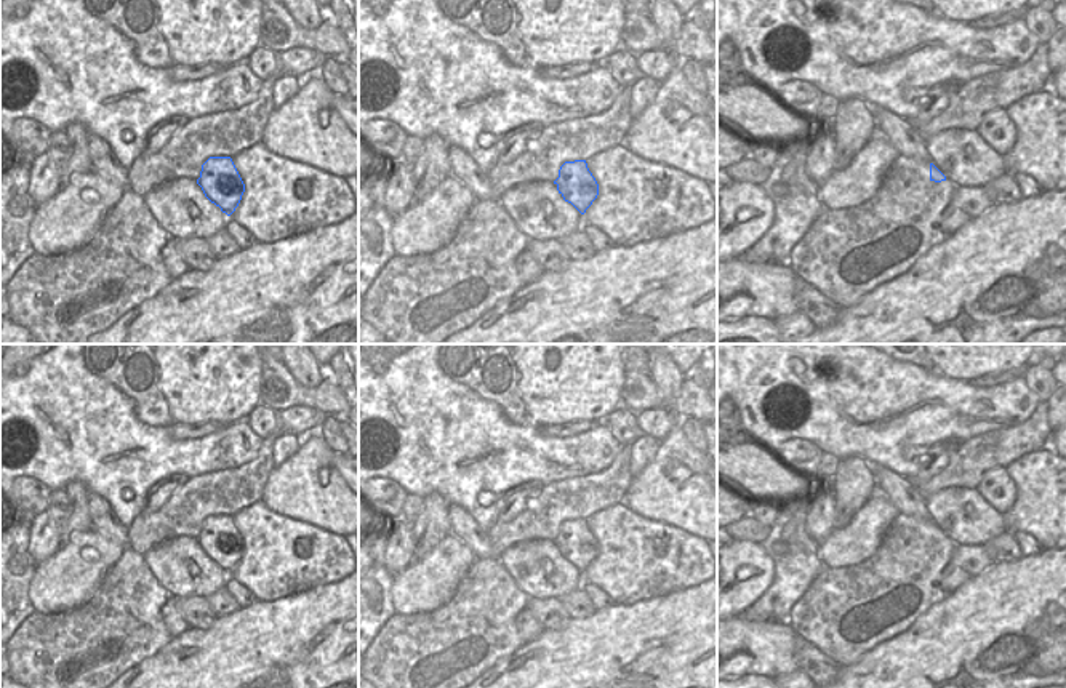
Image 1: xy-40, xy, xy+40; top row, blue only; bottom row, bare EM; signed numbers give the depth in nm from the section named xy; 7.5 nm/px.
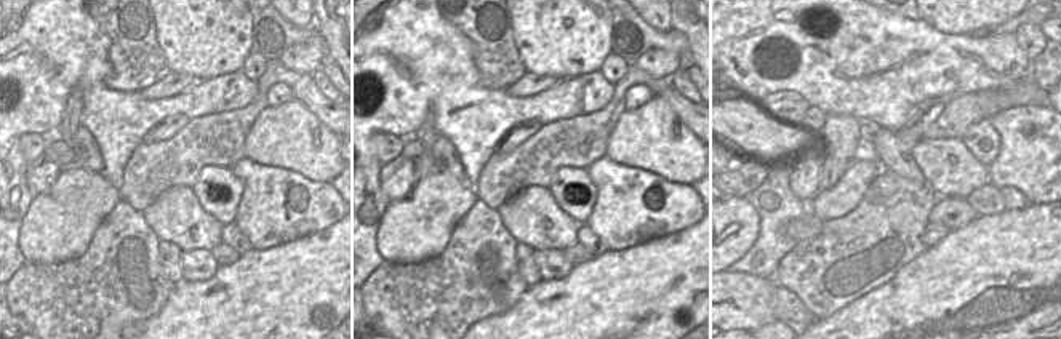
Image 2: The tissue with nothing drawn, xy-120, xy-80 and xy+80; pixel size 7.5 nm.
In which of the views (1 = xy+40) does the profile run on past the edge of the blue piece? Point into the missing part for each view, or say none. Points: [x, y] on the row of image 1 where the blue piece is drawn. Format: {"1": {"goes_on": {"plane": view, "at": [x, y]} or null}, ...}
{"1": {"goes_on": null}}

